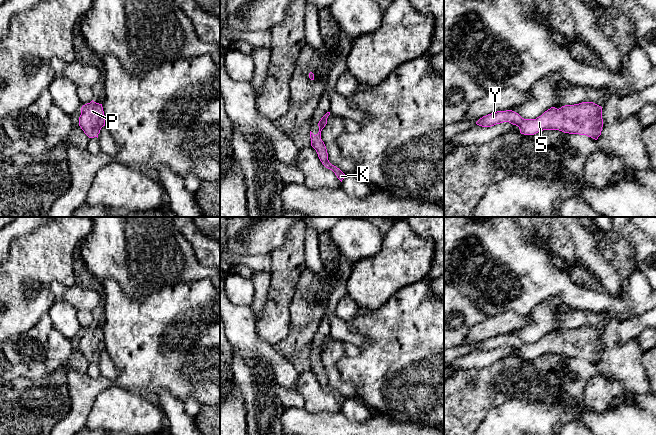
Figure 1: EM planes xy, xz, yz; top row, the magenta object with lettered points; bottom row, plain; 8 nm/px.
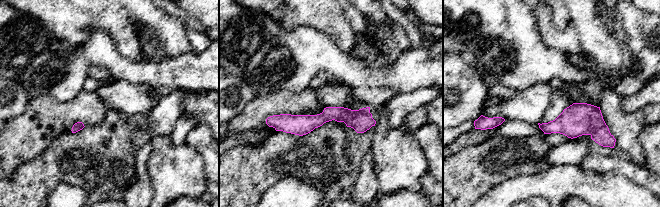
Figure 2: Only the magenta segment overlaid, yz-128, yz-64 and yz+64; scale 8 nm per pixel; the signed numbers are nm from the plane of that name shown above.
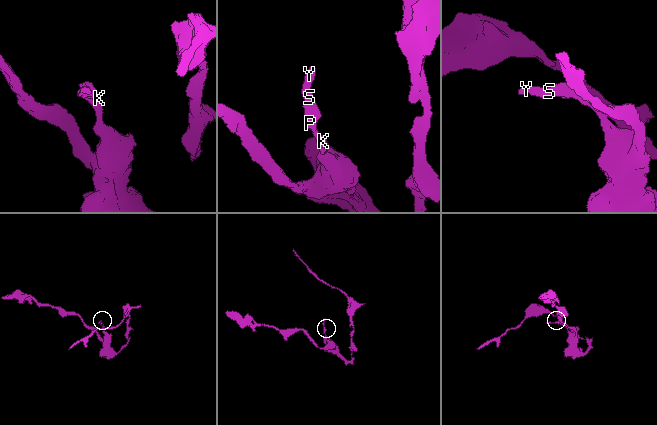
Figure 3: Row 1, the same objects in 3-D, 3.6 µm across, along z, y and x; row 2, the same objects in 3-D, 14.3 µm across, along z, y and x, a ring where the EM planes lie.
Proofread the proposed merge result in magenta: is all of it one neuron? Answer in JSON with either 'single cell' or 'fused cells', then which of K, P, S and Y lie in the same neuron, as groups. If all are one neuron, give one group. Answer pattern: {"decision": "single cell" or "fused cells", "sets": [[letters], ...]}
{"decision": "single cell", "sets": [["K", "P", "S", "Y"]]}

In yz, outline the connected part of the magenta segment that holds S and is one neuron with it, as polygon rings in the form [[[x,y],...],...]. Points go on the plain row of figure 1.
[[[593,326],[565,329],[559,333],[551,331],[536,343],[524,343],[512,334],[497,335],[483,340],[476,348],[491,351],[503,346],[518,350],[524,359],[534,359],[543,354],[559,354],[597,364],[603,351],[602,331]]]

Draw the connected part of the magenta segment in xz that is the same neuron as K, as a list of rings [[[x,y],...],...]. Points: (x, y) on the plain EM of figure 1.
[[[327,336],[319,345],[319,347],[318,347],[319,356],[316,359],[314,359],[310,355],[311,370],[316,374],[318,381],[319,381],[320,385],[322,386],[322,388],[326,392],[332,394],[335,397],[335,399],[337,400],[337,402],[342,406],[342,404],[344,403],[344,401],[346,399],[339,392],[337,392],[336,390],[332,389],[329,386],[326,370],[321,363],[321,355],[327,348],[327,342],[329,339],[330,339],[330,336]]]

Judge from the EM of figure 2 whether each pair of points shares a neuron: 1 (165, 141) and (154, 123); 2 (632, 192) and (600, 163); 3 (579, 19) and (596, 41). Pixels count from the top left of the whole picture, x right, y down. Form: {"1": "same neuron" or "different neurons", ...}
{"1": "different neurons", "2": "different neurons", "3": "same neuron"}

